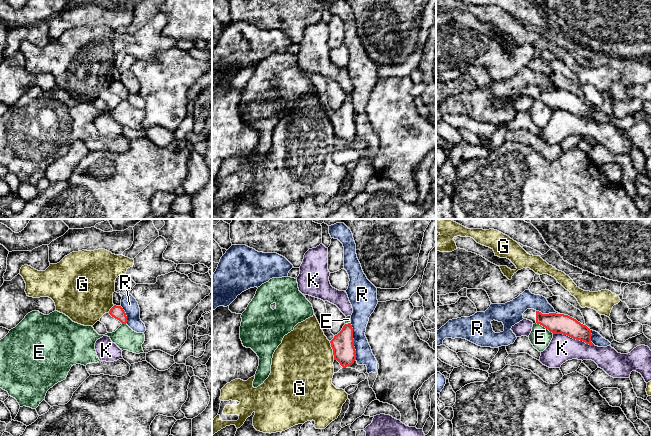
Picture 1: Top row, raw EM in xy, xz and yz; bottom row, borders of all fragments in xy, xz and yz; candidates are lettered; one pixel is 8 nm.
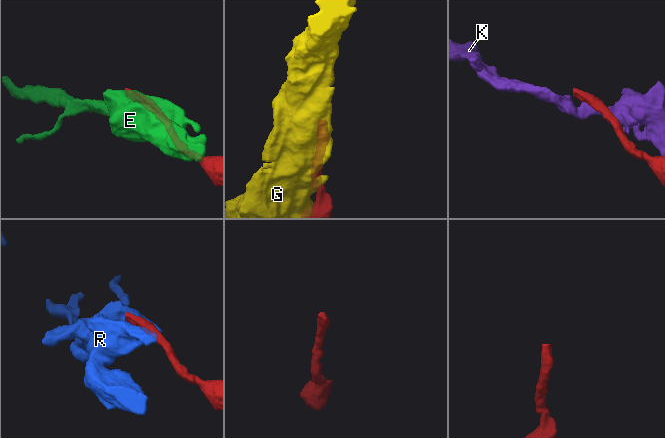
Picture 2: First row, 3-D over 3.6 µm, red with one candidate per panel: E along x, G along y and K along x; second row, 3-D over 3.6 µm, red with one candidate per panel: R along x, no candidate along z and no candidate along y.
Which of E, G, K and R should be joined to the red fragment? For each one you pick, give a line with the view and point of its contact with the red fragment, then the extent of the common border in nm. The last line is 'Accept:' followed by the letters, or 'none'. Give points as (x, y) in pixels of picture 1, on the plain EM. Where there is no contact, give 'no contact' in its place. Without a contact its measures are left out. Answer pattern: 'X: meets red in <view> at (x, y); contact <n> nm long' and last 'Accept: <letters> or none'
Accept: none

